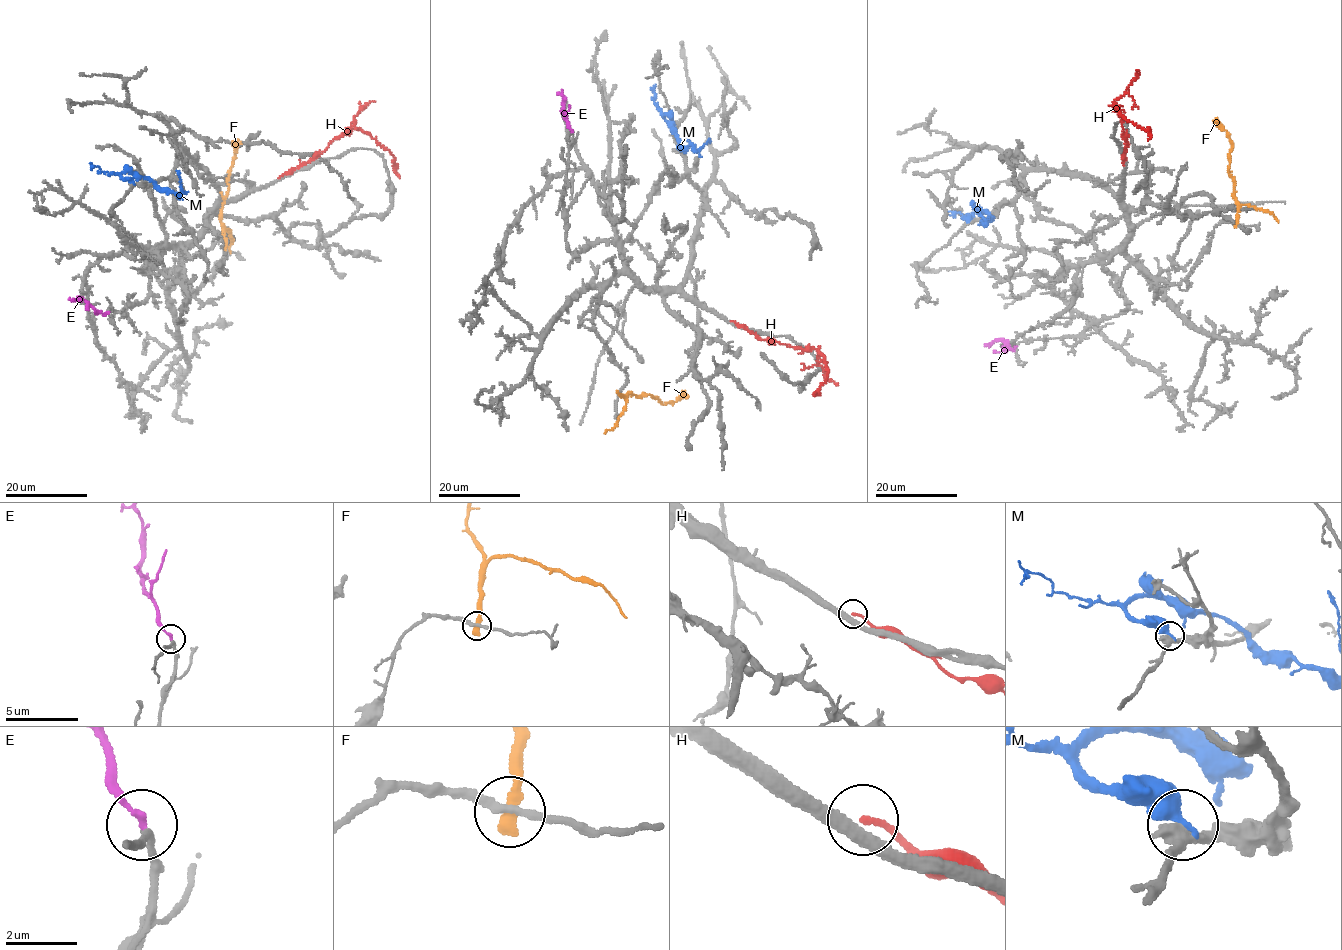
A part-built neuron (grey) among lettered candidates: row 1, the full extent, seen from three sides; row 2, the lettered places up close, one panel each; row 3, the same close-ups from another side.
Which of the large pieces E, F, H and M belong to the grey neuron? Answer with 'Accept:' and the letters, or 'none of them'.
Accept: none of them

